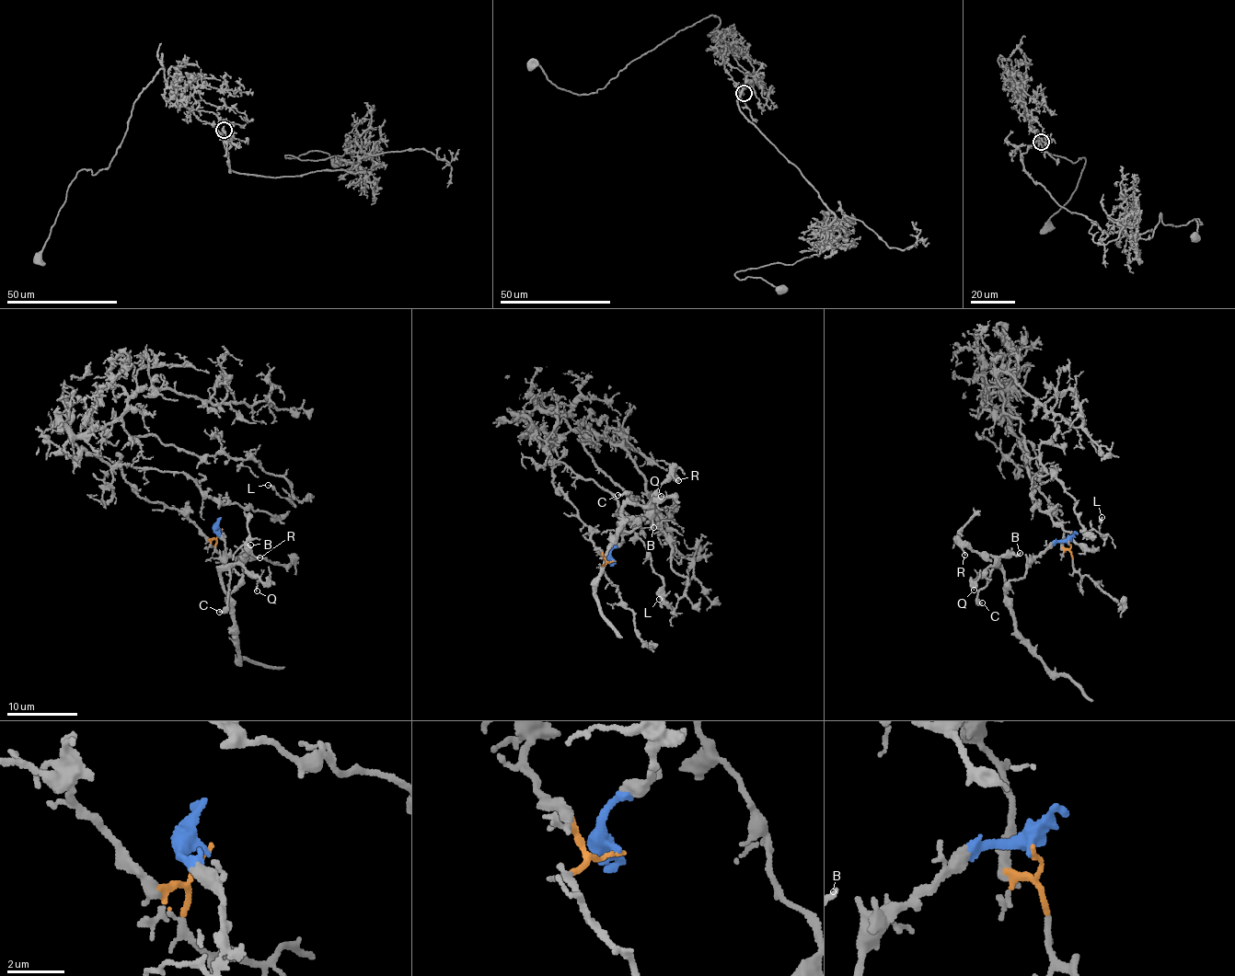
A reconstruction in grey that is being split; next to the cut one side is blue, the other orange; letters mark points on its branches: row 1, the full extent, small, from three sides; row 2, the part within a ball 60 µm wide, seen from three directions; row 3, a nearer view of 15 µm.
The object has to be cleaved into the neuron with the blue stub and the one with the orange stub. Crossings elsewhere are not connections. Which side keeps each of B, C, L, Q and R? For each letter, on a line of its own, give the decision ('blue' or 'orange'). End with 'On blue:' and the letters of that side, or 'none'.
B: blue
C: blue
L: orange
Q: blue
R: blue
On blue: B, C, Q, R

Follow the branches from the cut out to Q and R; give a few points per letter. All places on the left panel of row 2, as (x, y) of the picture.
Q: (220, 530), (225, 557), (242, 575), (225, 590), (221, 572), (234, 565), (254, 571), (256, 591)
R: (220, 530), (214, 531), (225, 557), (242, 575), (241, 583), (225, 590), (221, 572), (249, 552), (260, 557)

